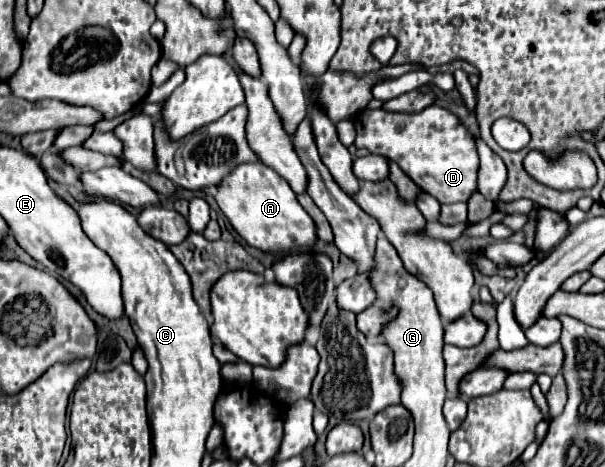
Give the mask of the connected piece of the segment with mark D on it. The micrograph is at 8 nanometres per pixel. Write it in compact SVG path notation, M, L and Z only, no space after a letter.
M431 104L417 114L387 112L382 108L365 109L354 118L357 148L367 148L373 154L387 156L397 162L401 170L439 204L467 202L475 192L477 150L467 128L445 108Z

